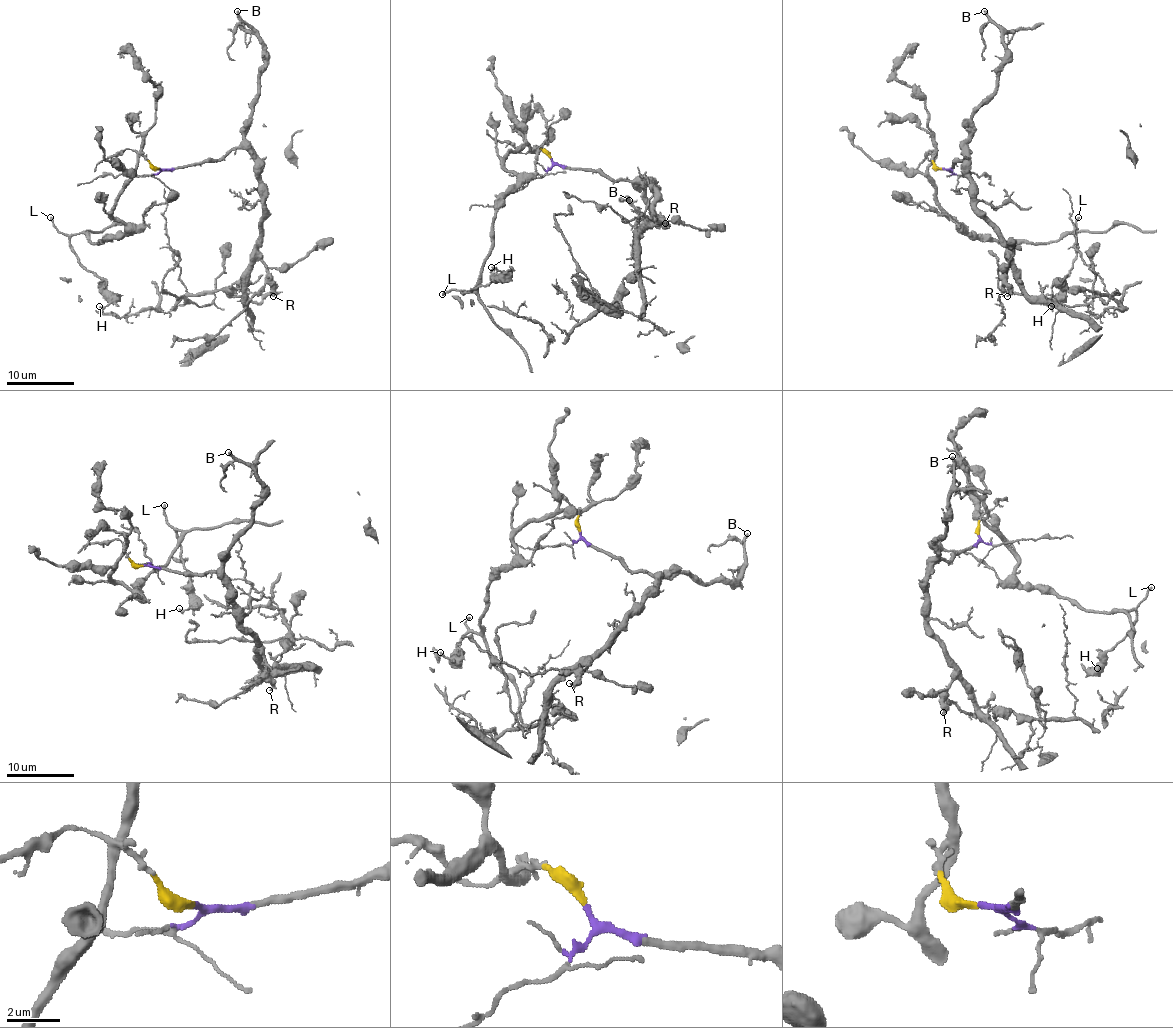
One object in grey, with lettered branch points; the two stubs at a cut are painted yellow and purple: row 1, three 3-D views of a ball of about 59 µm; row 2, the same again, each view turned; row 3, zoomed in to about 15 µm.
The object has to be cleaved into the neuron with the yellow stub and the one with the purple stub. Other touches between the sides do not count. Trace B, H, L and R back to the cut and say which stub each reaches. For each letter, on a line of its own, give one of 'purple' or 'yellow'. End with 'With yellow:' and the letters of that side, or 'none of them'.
B: purple
H: yellow
L: yellow
R: purple
With yellow: H, L

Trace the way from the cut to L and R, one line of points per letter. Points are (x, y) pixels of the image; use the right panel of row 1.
L: (943, 169), (934, 155), (927, 177), (937, 205), (970, 233), (997, 242), (1056, 242), (1075, 235), (1078, 216)
R: (943, 169), (961, 160), (965, 149), (975, 210), (1007, 249), (1007, 296)

